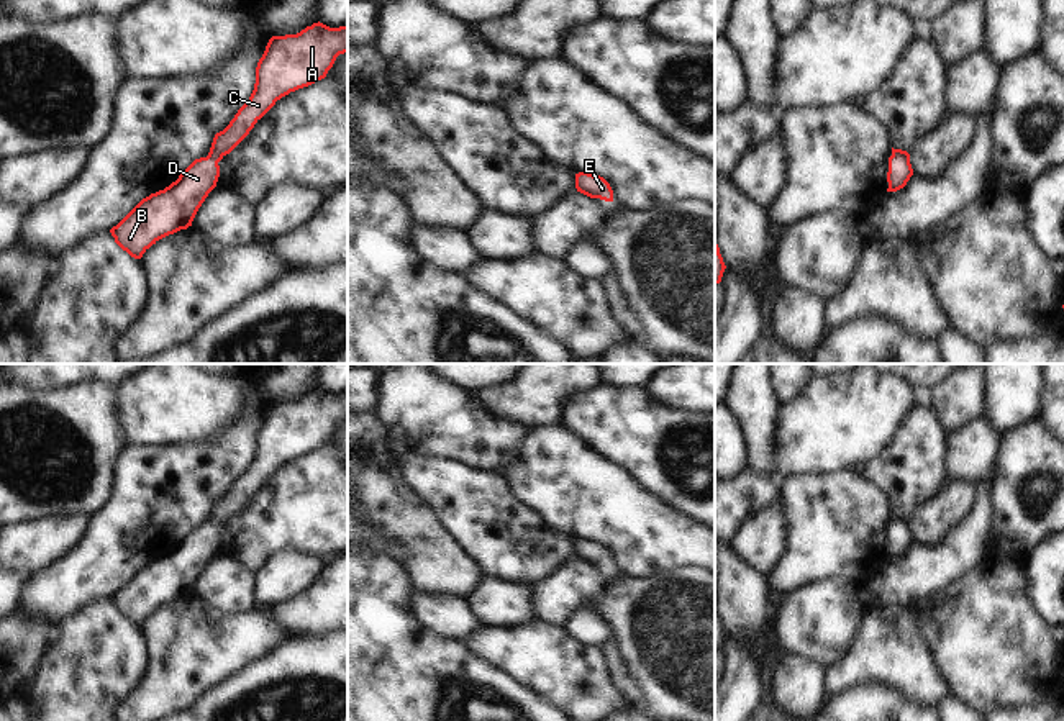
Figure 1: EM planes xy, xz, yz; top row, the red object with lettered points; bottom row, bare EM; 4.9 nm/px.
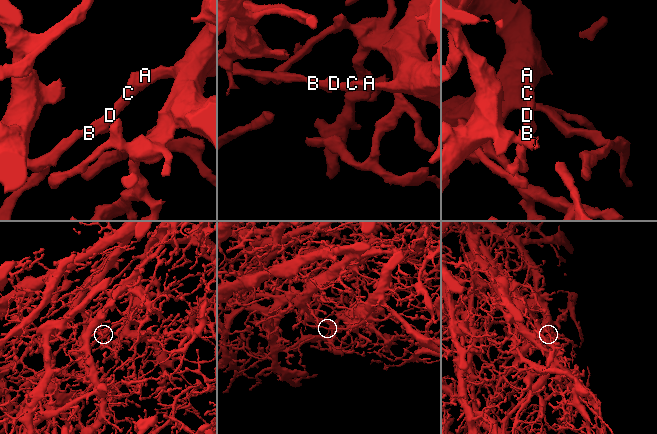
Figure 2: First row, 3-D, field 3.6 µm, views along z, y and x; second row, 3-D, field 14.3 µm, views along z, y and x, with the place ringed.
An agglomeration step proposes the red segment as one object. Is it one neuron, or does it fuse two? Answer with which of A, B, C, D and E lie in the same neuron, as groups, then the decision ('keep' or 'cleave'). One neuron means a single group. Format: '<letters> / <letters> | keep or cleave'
A B C D E | keep

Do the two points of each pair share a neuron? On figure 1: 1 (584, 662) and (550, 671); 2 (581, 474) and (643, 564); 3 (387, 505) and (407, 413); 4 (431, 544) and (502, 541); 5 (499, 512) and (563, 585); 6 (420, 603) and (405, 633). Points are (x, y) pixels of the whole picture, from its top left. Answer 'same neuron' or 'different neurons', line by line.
1: same neuron
2: same neuron
3: different neurons
4: different neurons
5: different neurons
6: different neurons

